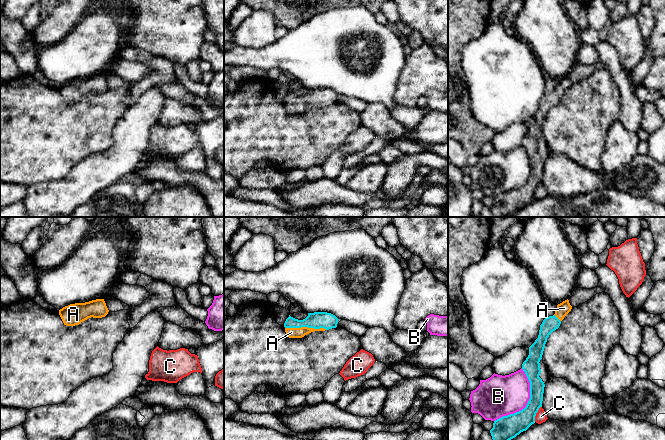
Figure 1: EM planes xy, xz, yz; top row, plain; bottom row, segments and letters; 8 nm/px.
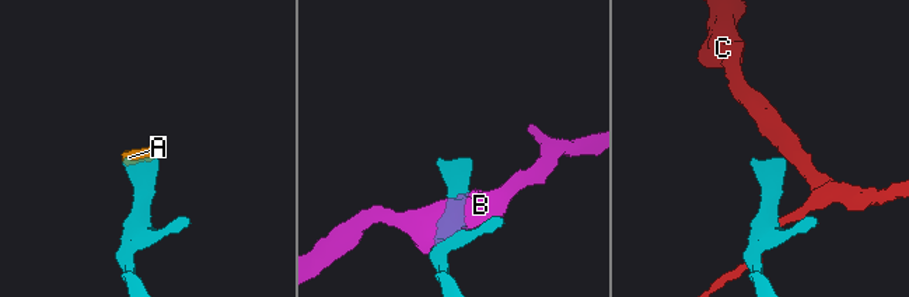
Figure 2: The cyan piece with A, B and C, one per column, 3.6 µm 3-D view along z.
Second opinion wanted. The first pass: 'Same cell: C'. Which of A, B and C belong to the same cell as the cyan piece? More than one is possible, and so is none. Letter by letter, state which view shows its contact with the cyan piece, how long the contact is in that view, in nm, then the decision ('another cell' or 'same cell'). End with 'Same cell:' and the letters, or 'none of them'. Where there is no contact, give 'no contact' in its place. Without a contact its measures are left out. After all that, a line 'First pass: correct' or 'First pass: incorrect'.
A: xz | 340 nm | same cell
B: yz | 480 nm | another cell
C: yz | 140 nm | another cell
Same cell: A
First pass: incorrect

